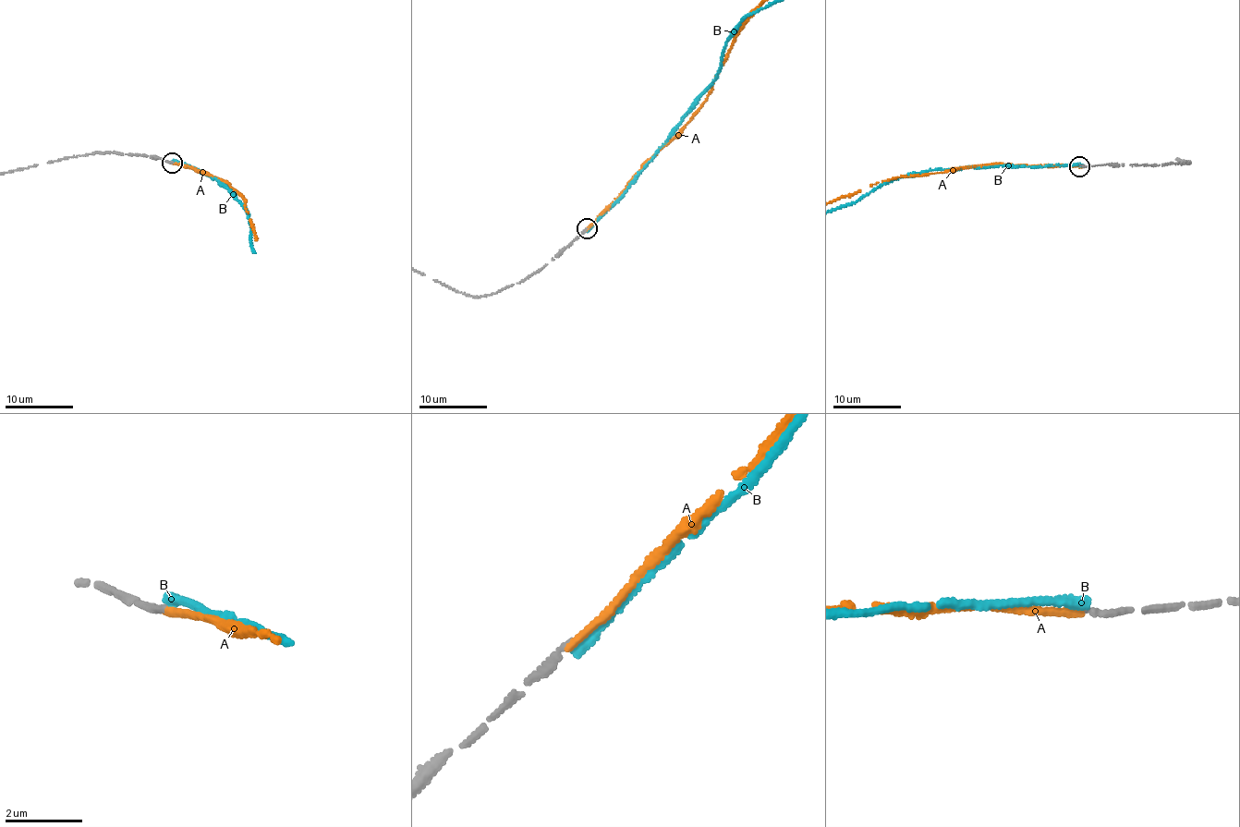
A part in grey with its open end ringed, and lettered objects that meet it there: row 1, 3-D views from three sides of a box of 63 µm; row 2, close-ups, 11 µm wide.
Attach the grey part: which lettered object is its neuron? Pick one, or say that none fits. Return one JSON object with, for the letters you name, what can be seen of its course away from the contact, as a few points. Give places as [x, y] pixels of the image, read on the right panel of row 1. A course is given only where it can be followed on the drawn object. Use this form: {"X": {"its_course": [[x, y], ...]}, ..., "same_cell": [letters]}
{"same_cell": ["A"]}

